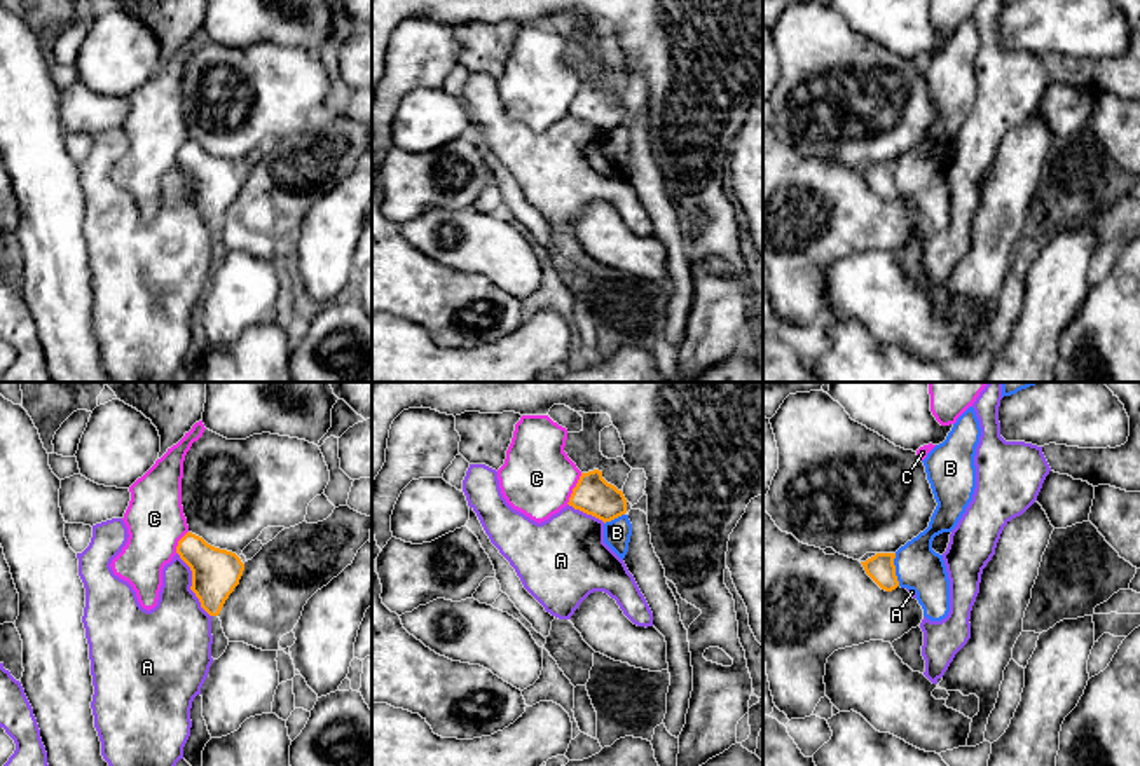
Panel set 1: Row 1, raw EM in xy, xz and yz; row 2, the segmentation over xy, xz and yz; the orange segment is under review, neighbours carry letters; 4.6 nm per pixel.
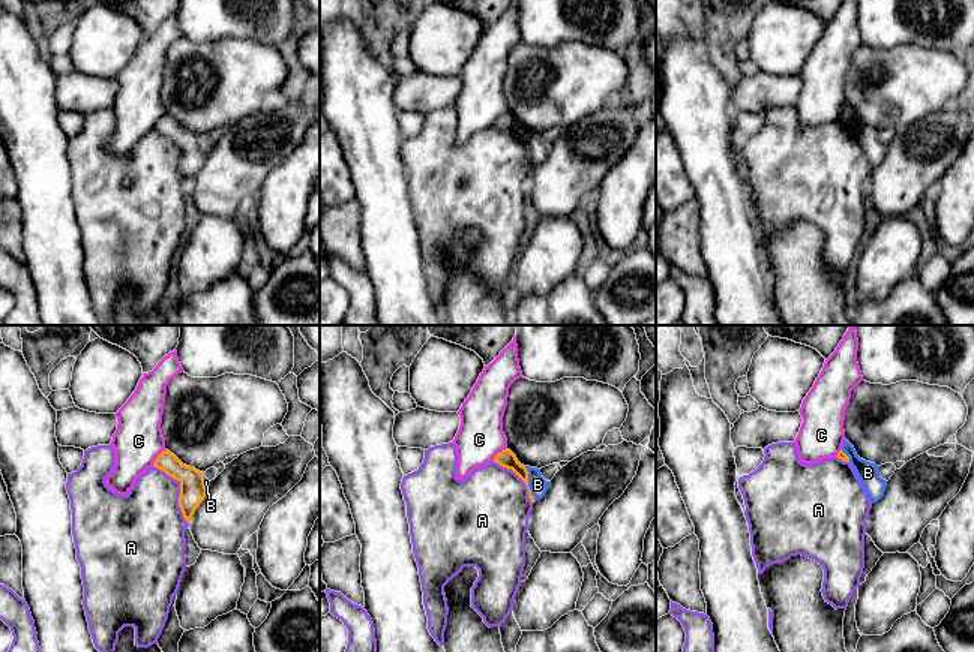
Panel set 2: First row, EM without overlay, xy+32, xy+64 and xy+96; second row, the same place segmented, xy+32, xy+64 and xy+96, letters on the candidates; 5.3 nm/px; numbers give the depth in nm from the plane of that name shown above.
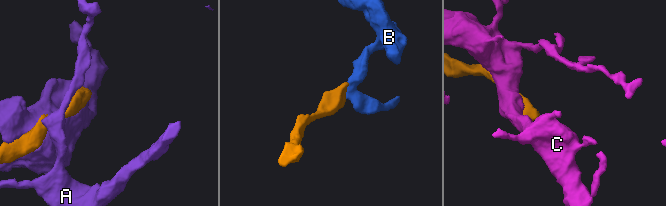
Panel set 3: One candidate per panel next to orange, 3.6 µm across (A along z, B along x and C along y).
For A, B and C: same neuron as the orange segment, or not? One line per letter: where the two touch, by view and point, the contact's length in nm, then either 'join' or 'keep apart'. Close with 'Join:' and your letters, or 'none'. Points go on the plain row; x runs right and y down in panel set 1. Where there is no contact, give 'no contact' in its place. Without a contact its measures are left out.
A: contact xy (192, 194); length 340 nm; keep apart
B: contact yz (894, 178); length 150 nm; keep apart
C: contact xz (573, 98); length 160 nm; keep apart
Join: none

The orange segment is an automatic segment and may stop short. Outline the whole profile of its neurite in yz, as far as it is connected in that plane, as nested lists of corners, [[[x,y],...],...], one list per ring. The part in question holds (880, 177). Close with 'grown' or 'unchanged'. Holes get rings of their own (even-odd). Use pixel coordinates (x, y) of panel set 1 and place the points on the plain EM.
[[[876,162],[866,171],[861,171],[866,183],[885,201],[892,201],[899,195],[894,168],[896,162]]]; unchanged

